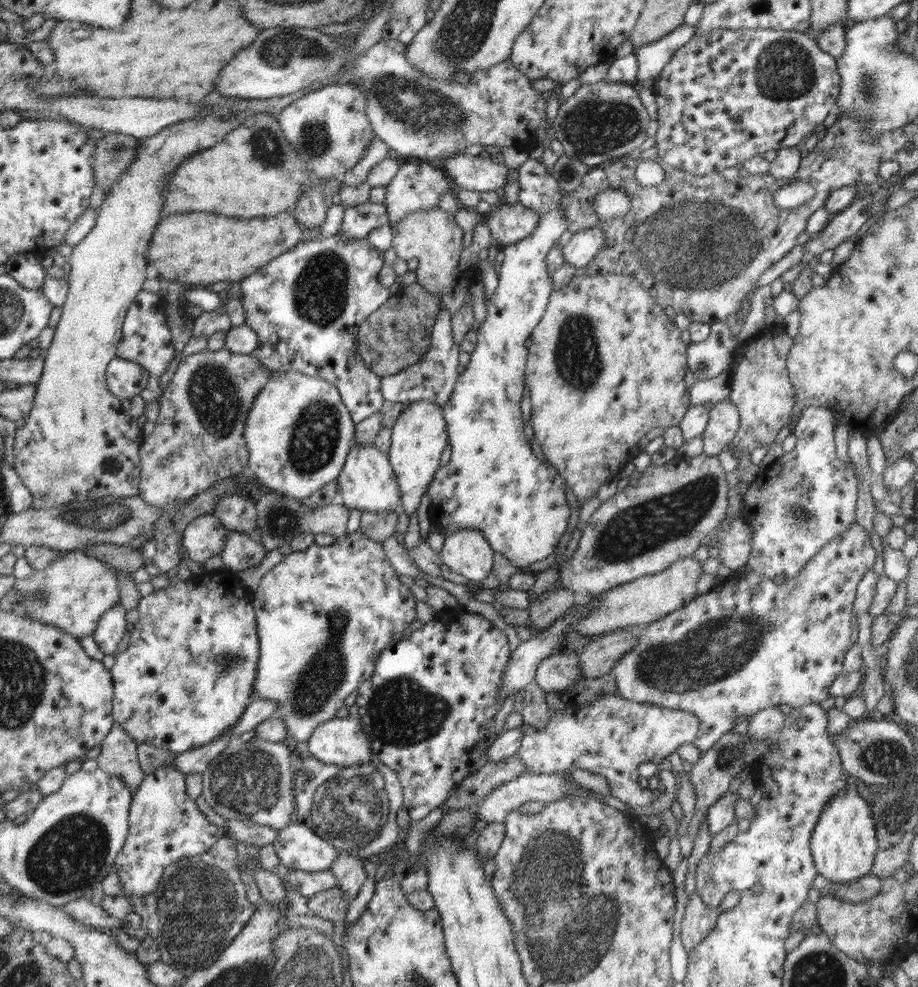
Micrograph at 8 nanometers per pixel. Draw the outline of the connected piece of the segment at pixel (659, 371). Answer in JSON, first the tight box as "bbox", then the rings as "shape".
{"bbox":[525,273,690,505],"shape":[[[600,273],[592,276],[582,275],[573,279],[560,290],[553,290],[550,300],[540,322],[531,334],[532,345],[529,348],[527,365],[525,368],[525,384],[530,390],[531,425],[533,434],[542,448],[547,462],[559,472],[565,480],[567,488],[576,495],[579,505],[589,498],[597,496],[597,491],[608,480],[618,479],[620,468],[624,464],[634,461],[641,452],[638,442],[654,428],[678,427],[686,411],[689,409],[690,371],[686,357],[687,346],[680,339],[681,331],[676,323],[666,316],[664,307],[660,306],[647,290],[630,275]]]}

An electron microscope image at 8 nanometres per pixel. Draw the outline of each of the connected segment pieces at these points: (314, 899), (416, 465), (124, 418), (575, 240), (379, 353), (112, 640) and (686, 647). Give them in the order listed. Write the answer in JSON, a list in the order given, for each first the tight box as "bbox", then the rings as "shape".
[{"bbox":[308,887,349,943],"shape":[[[338,887],[330,890],[323,890],[318,894],[313,894],[308,898],[310,913],[316,917],[335,922],[335,927],[331,933],[335,943],[345,934],[346,922],[344,918],[348,910],[349,902],[345,899],[345,894]]]},{"bbox":[387,400,447,517],"shape":[[[419,400],[404,406],[402,414],[391,428],[391,445],[387,452],[398,488],[400,489],[401,510],[409,517],[417,511],[422,496],[440,466],[442,452],[446,448],[447,426],[442,414],[442,406],[427,400]]]},{"bbox":[13,116,235,508],"shape":[[[200,116],[200,118],[190,118],[190,120],[176,122],[174,125],[166,126],[162,130],[150,137],[140,139],[140,146],[136,152],[136,160],[122,173],[122,176],[111,186],[111,191],[105,196],[103,203],[96,212],[96,223],[90,232],[76,245],[73,246],[72,254],[68,257],[70,262],[70,272],[67,274],[69,293],[67,294],[64,306],[61,308],[61,319],[54,328],[53,340],[47,349],[48,355],[43,366],[43,375],[38,379],[35,386],[35,399],[31,411],[21,422],[22,428],[16,429],[15,441],[13,444],[14,470],[17,472],[22,484],[28,488],[32,494],[31,508],[56,508],[57,506],[78,502],[80,500],[96,500],[104,497],[133,497],[139,494],[139,478],[141,473],[141,460],[139,457],[139,446],[143,441],[141,428],[138,427],[137,419],[126,414],[122,408],[122,400],[115,397],[107,387],[105,372],[108,364],[117,357],[117,344],[120,342],[122,325],[128,312],[129,306],[134,302],[136,295],[143,290],[146,280],[147,250],[149,241],[153,237],[162,213],[162,205],[165,201],[161,195],[161,190],[165,190],[167,180],[173,176],[176,169],[188,157],[202,150],[214,147],[218,142],[224,140],[229,132],[235,129],[234,122],[220,120],[218,116]]]},{"bbox":[562,220,604,268],"shape":[[[602,220],[597,221],[594,228],[584,232],[574,233],[570,240],[562,247],[563,257],[568,264],[576,268],[584,268],[600,252],[604,246],[604,235],[598,228]]]},{"bbox":[358,283,440,377],"shape":[[[420,283],[401,286],[396,295],[391,296],[359,326],[358,355],[380,377],[395,375],[417,364],[429,351],[433,326],[440,310],[439,296],[427,292]]]},{"bbox":[93,602,130,655],"shape":[[[118,602],[118,605],[114,605],[112,609],[105,612],[102,619],[98,621],[98,627],[93,633],[93,638],[105,655],[116,654],[126,632],[130,631],[130,624],[125,618],[126,612],[126,609]]]},{"bbox":[613,523,877,755],"shape":[[[852,523],[845,533],[839,534],[833,538],[833,541],[827,542],[819,551],[814,554],[808,564],[798,572],[795,578],[792,578],[782,585],[777,585],[770,578],[754,574],[754,572],[744,572],[743,575],[736,574],[731,578],[720,579],[716,586],[706,594],[696,594],[692,601],[686,606],[670,612],[650,623],[644,628],[638,637],[638,645],[632,650],[625,652],[621,659],[613,668],[614,676],[616,676],[616,688],[620,697],[638,703],[647,703],[651,706],[658,706],[664,709],[682,710],[693,713],[699,718],[699,731],[694,739],[693,745],[700,750],[703,755],[722,735],[725,735],[730,729],[734,728],[734,720],[738,716],[746,716],[750,718],[757,714],[760,710],[777,707],[781,704],[790,705],[790,707],[798,708],[806,704],[819,704],[830,697],[831,684],[836,677],[842,674],[843,660],[845,654],[853,647],[851,638],[851,617],[856,600],[858,584],[868,571],[872,570],[877,558],[876,551],[868,533],[858,523]]]}]

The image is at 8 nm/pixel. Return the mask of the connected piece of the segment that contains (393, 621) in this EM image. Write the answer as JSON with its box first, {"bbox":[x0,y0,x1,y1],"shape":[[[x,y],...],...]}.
{"bbox":[252,529,418,742],"shape":[[[360,529],[352,533],[347,533],[342,538],[338,538],[338,540],[334,542],[334,544],[330,544],[330,546],[318,546],[316,543],[314,543],[311,544],[306,550],[292,551],[292,554],[287,556],[286,559],[283,560],[283,562],[280,562],[280,564],[276,564],[276,566],[274,566],[272,570],[266,572],[266,575],[262,578],[262,582],[260,582],[260,586],[258,586],[256,592],[253,593],[253,610],[256,616],[260,654],[257,664],[257,675],[252,687],[252,695],[255,695],[255,698],[260,698],[260,700],[272,700],[272,702],[276,702],[276,715],[278,715],[284,721],[284,724],[288,729],[289,736],[292,736],[292,738],[294,738],[294,740],[296,740],[297,742],[306,742],[310,738],[314,727],[318,726],[321,722],[334,718],[336,711],[338,711],[345,705],[344,702],[346,698],[350,694],[352,694],[354,690],[358,689],[358,685],[361,682],[364,682],[366,679],[369,679],[373,675],[376,661],[378,660],[378,657],[380,656],[382,650],[384,650],[387,646],[397,644],[404,639],[404,630],[406,630],[406,628],[409,628],[412,621],[416,619],[416,610],[414,610],[416,602],[418,602],[417,598],[412,595],[412,592],[410,592],[408,586],[404,586],[404,584],[401,584],[400,580],[398,580],[398,574],[395,572],[389,560],[386,558],[386,554],[384,553],[384,549],[382,548],[382,543],[368,538]]]}

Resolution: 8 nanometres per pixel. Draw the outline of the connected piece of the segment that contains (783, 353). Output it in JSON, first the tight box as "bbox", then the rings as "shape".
{"bbox":[728,322,795,454],"shape":[[[780,322],[775,326],[765,326],[756,337],[741,342],[735,350],[728,399],[736,405],[739,412],[739,429],[731,442],[737,450],[746,450],[751,454],[762,444],[774,443],[778,432],[789,424],[795,403],[795,390],[787,371],[789,348],[793,342],[793,337],[785,331],[785,325]]]}

